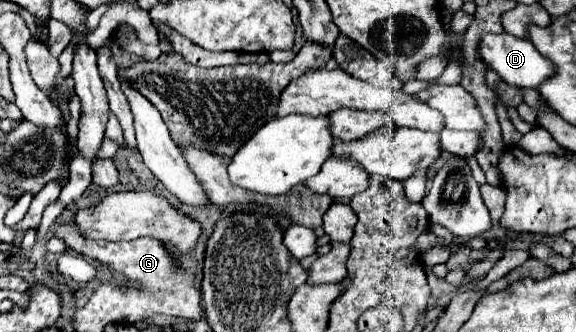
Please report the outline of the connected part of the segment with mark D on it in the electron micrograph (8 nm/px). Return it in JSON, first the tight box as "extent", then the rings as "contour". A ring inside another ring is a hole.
{"extent":[479,33,555,89],"contour":[[[509,33],[485,35],[481,45],[479,45],[479,55],[487,63],[487,67],[491,67],[499,73],[499,77],[503,81],[507,81],[509,85],[515,85],[519,89],[525,89],[525,87],[537,89],[537,85],[541,85],[541,81],[549,79],[551,73],[555,71],[551,67],[551,61],[545,59],[541,53],[537,53],[535,45],[529,39],[519,39],[519,37],[513,37]]]}

